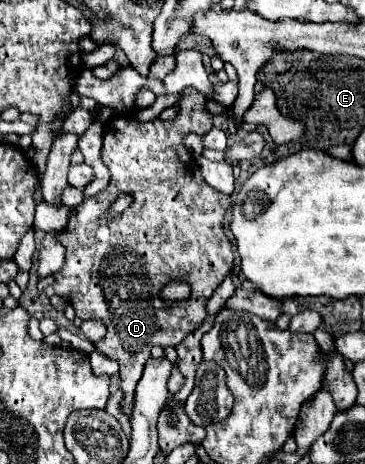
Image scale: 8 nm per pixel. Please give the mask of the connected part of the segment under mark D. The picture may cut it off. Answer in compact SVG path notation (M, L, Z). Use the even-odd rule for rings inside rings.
M193 87L185 89L183 95L185 97L179 101L179 115L173 121L155 119L141 123L129 115L117 115L105 123L113 125L105 127L103 137L103 163L111 173L109 185L105 191L91 199L83 199L81 205L71 209L69 223L59 233L59 241L63 241L63 247L67 249L65 265L53 275L55 283L45 289L47 297L61 295L67 299L79 319L101 319L107 325L107 335L95 345L95 349L119 361L121 389L125 391L121 405L127 417L131 417L135 385L143 373L143 365L151 357L151 347L177 347L189 333L199 329L205 321L205 305L209 297L233 269L231 243L223 231L223 219L231 207L231 199L203 181L199 165L183 145L183 137L187 133L205 135L213 127L211 115L203 107L207 99ZM121 193L133 195L133 203L123 211L123 215L109 219L107 211ZM173 279L183 279L191 285L191 301L183 301L183 305L171 305L171 309L167 309L167 305L159 301L159 289Z

